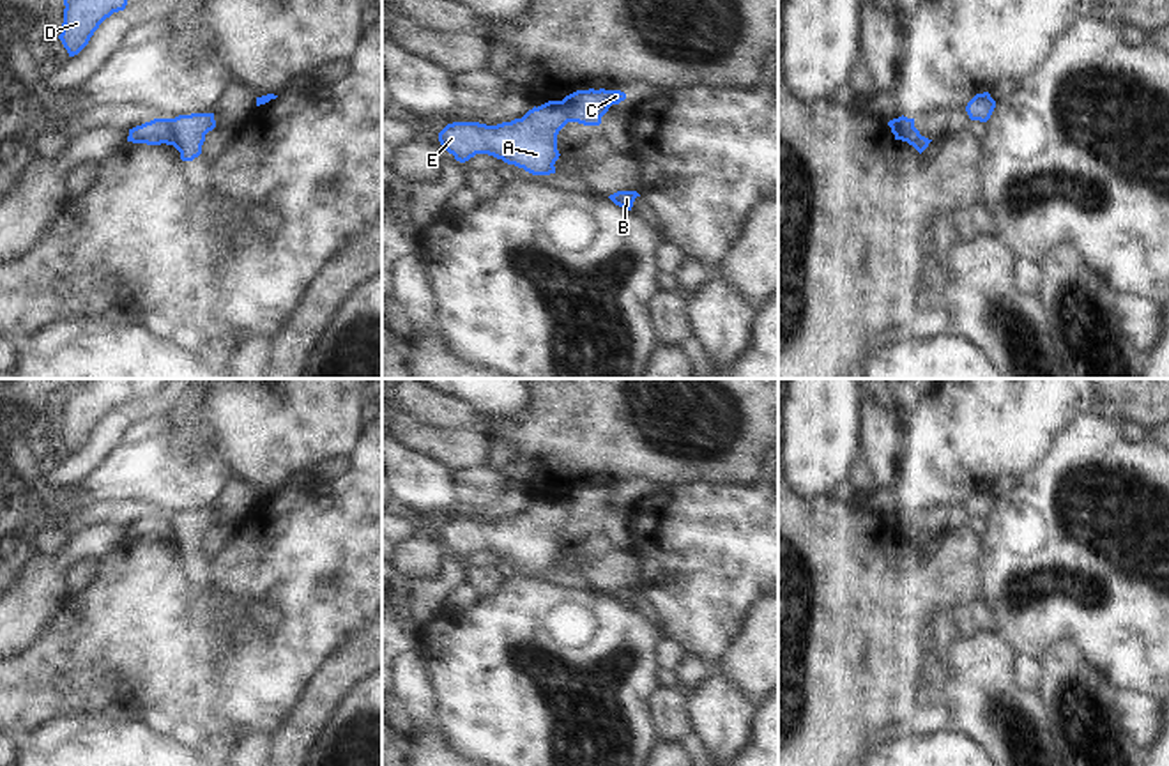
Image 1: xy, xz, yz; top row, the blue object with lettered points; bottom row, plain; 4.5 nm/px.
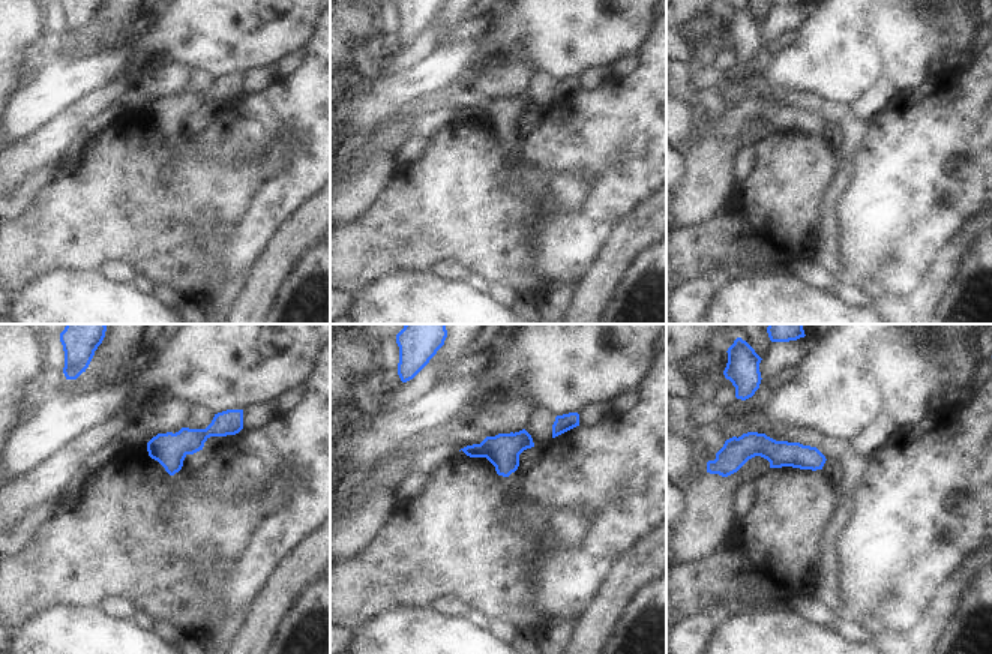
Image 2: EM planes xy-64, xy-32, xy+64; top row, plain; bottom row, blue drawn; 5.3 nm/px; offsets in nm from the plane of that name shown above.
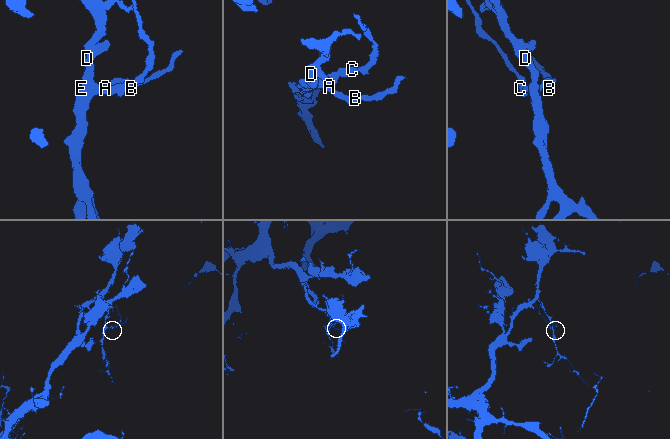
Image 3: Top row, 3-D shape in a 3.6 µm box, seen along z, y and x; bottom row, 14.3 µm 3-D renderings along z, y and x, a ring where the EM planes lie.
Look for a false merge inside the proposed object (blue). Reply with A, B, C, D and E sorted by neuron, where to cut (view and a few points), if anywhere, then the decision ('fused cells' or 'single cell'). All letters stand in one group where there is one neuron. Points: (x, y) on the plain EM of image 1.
A B D E / C | xy (165, 515), (172, 540) | fused cells

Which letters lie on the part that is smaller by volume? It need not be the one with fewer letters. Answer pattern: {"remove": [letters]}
{"remove": ["C"]}

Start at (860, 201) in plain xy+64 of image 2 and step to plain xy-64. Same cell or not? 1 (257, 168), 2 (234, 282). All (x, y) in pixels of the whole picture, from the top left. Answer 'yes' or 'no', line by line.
1: no
2: no

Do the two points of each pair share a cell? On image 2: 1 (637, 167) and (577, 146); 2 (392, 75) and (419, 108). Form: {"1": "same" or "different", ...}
{"1": "same", "2": "different"}

